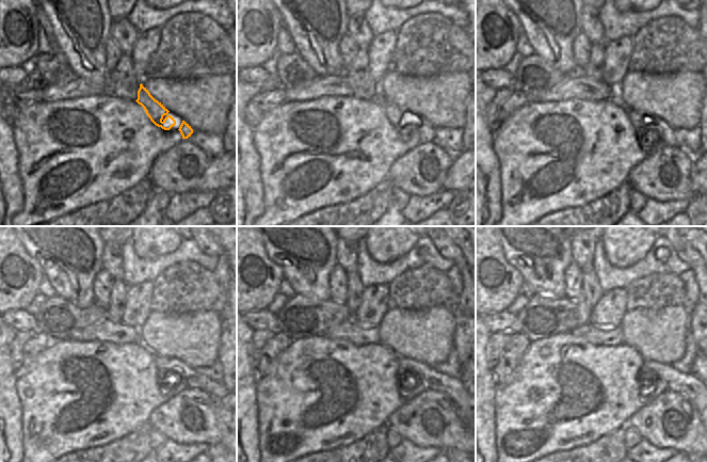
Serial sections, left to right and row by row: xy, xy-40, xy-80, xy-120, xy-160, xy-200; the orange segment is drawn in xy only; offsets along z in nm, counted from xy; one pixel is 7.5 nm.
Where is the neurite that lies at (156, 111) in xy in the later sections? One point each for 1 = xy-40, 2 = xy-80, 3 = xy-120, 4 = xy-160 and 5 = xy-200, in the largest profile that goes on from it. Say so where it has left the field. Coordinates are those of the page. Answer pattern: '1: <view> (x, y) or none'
1: xy-40 (394, 113)
2: xy-80 (665, 132)
3: xy-120 (194, 380)
4: xy-160 (453, 387)
5: xy-200 (688, 384)

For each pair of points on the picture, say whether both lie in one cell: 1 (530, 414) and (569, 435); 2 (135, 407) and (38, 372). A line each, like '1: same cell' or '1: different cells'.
1: same cell
2: same cell

